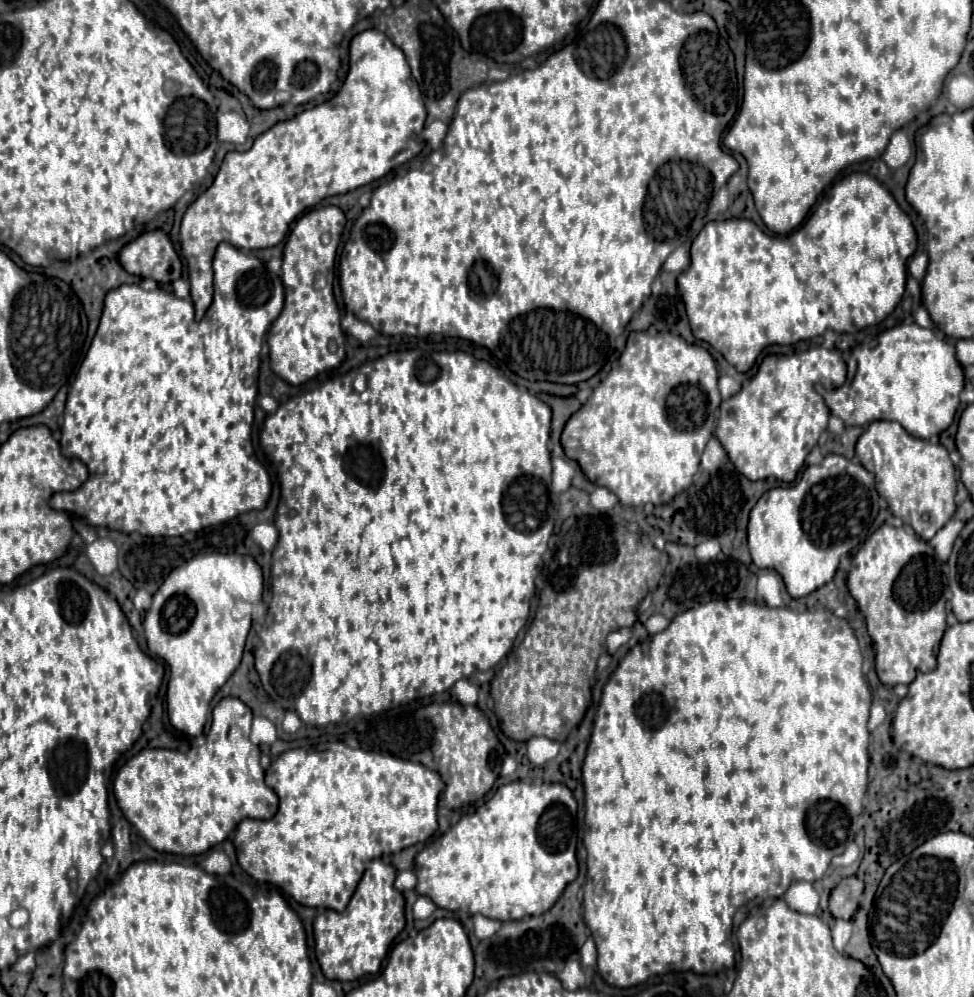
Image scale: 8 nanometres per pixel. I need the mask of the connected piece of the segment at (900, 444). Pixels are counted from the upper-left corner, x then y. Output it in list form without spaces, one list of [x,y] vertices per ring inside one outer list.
[[[874,421],[860,435],[856,457],[876,475],[876,491],[888,501],[890,511],[910,523],[920,539],[930,541],[956,513],[956,469],[940,443],[916,439],[896,421]]]

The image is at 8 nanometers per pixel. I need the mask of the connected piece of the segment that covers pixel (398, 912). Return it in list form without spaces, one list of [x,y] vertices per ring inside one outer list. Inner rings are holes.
[[[374,859],[360,879],[358,889],[354,891],[346,911],[324,911],[316,917],[316,957],[326,979],[356,981],[358,977],[380,973],[392,941],[402,933],[406,925],[405,900],[402,893],[395,889],[394,879],[396,869],[382,859]]]

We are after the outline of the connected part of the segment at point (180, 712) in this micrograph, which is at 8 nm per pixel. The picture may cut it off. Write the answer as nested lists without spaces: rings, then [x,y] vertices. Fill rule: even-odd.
[[[196,555],[184,565],[176,567],[160,585],[152,599],[152,607],[146,611],[144,617],[144,633],[148,641],[148,649],[162,657],[170,665],[170,681],[168,681],[168,693],[166,693],[166,703],[168,703],[168,717],[170,723],[190,735],[190,737],[200,737],[204,731],[204,725],[208,721],[210,713],[210,701],[218,693],[218,689],[232,677],[236,667],[240,665],[242,653],[244,653],[244,643],[248,637],[248,631],[252,627],[252,617],[246,615],[242,619],[236,619],[232,615],[234,607],[238,601],[244,603],[260,603],[262,601],[262,589],[264,589],[264,579],[258,563],[250,555]]]

